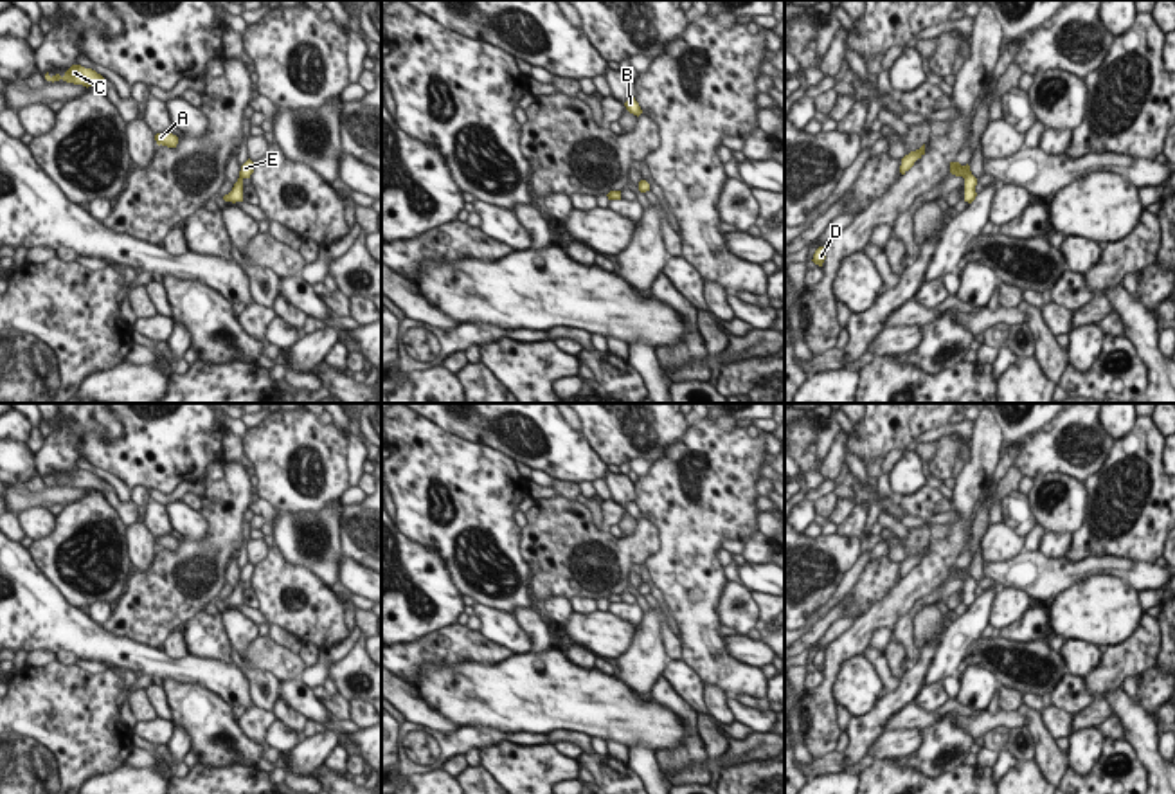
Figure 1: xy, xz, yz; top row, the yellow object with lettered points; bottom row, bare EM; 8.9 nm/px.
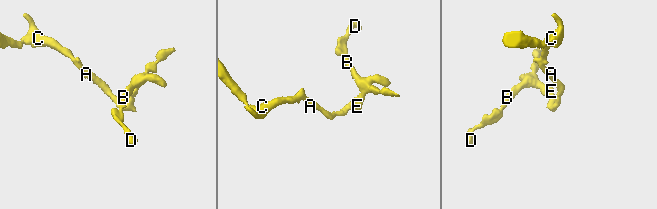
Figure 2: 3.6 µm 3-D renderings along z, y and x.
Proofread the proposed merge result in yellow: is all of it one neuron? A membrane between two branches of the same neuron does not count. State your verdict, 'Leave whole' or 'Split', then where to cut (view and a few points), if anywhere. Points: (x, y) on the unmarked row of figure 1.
Leave whole. No split.

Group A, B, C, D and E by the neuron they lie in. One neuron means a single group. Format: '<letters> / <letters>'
A B C D E

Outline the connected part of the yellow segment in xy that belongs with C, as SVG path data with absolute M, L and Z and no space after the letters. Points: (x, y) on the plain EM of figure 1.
M72 468L67 475L65 475L65 479L61 481L59 477L56 477L56 479L49 479L49 475L45 477L45 483L47 484L59 484L59 483L63 483L63 484L67 484L67 486L74 486L74 488L83 488L83 490L97 490L97 492L101 492L101 490L104 490L104 481L101 479L101 477L97 477L95 474L92 474L92 472L85 472L85 470L81 470L81 468Z

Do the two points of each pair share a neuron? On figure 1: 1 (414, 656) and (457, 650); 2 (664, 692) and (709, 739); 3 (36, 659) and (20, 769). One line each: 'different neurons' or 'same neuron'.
1: same neuron
2: different neurons
3: different neurons

